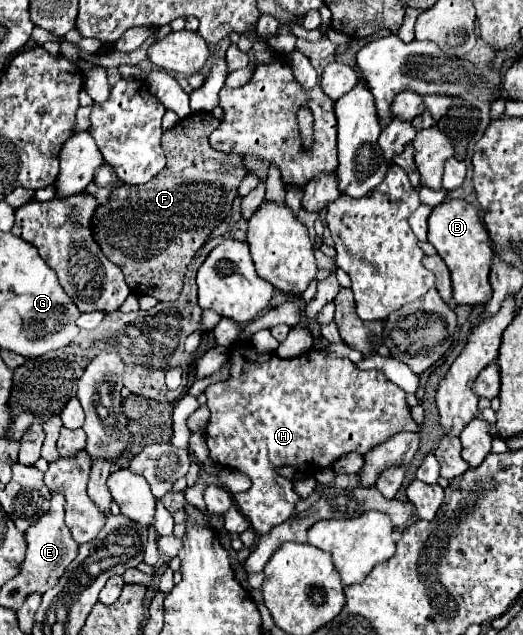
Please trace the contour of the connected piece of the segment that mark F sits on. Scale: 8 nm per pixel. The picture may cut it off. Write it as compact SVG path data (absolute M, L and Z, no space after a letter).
M193 113L181 119L173 129L163 133L161 145L167 157L167 165L151 183L143 187L119 183L111 189L109 199L95 209L91 219L91 231L101 251L107 255L111 263L115 263L129 285L137 295L151 295L159 301L175 301L183 289L183 277L187 265L199 251L199 247L207 241L211 231L227 217L231 205L237 197L237 187L245 177L243 159L239 155L223 155L209 147L209 133L217 129L219 121L209 113Z

